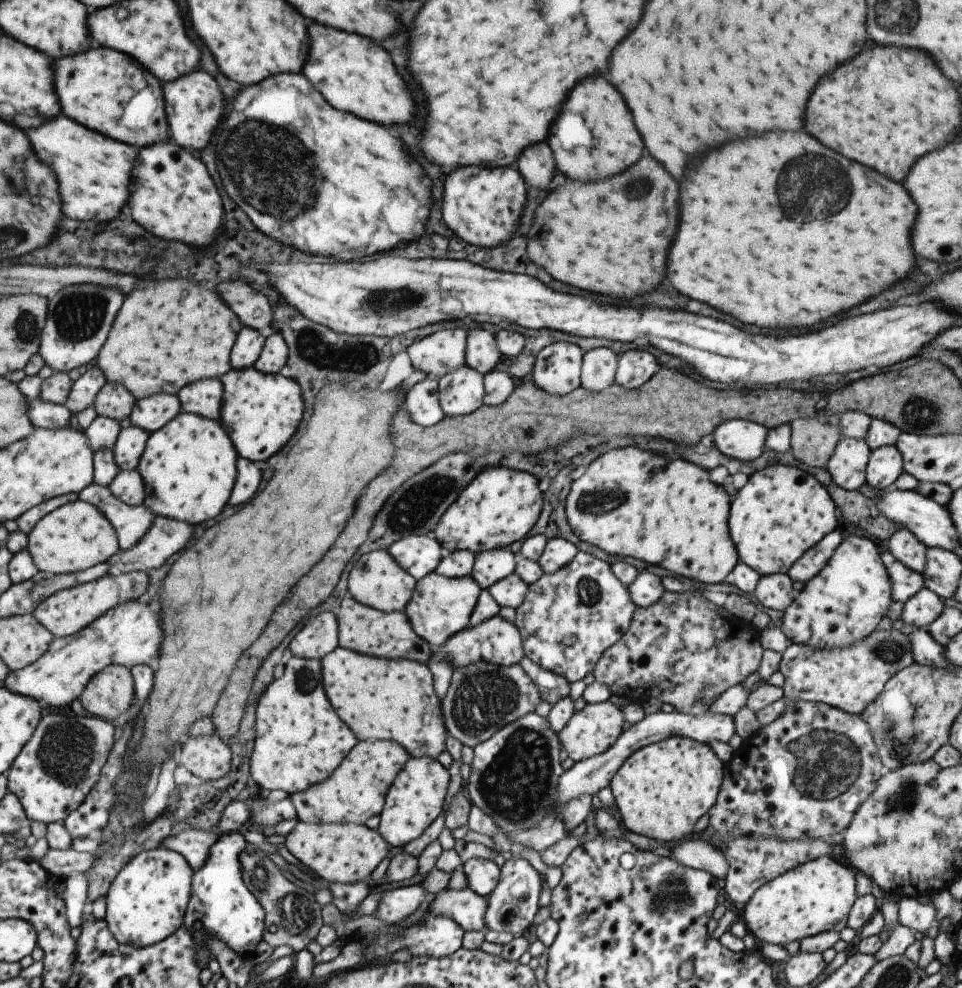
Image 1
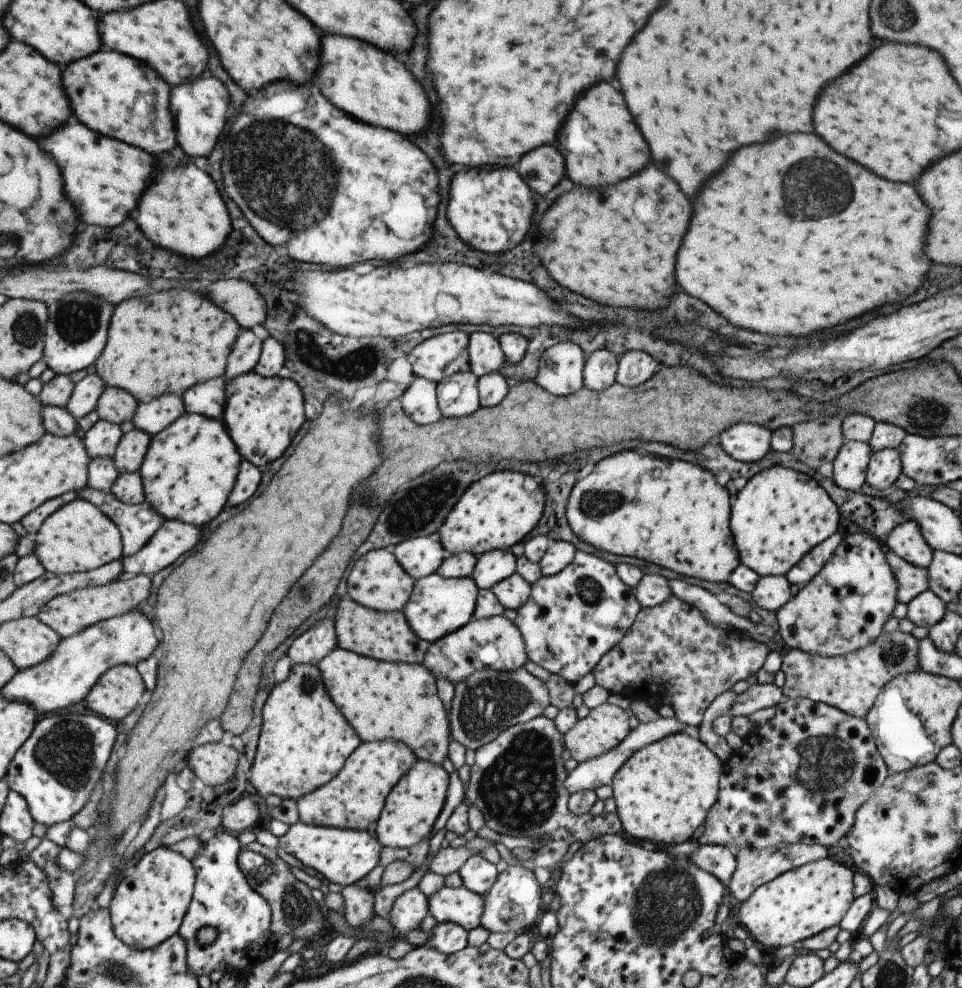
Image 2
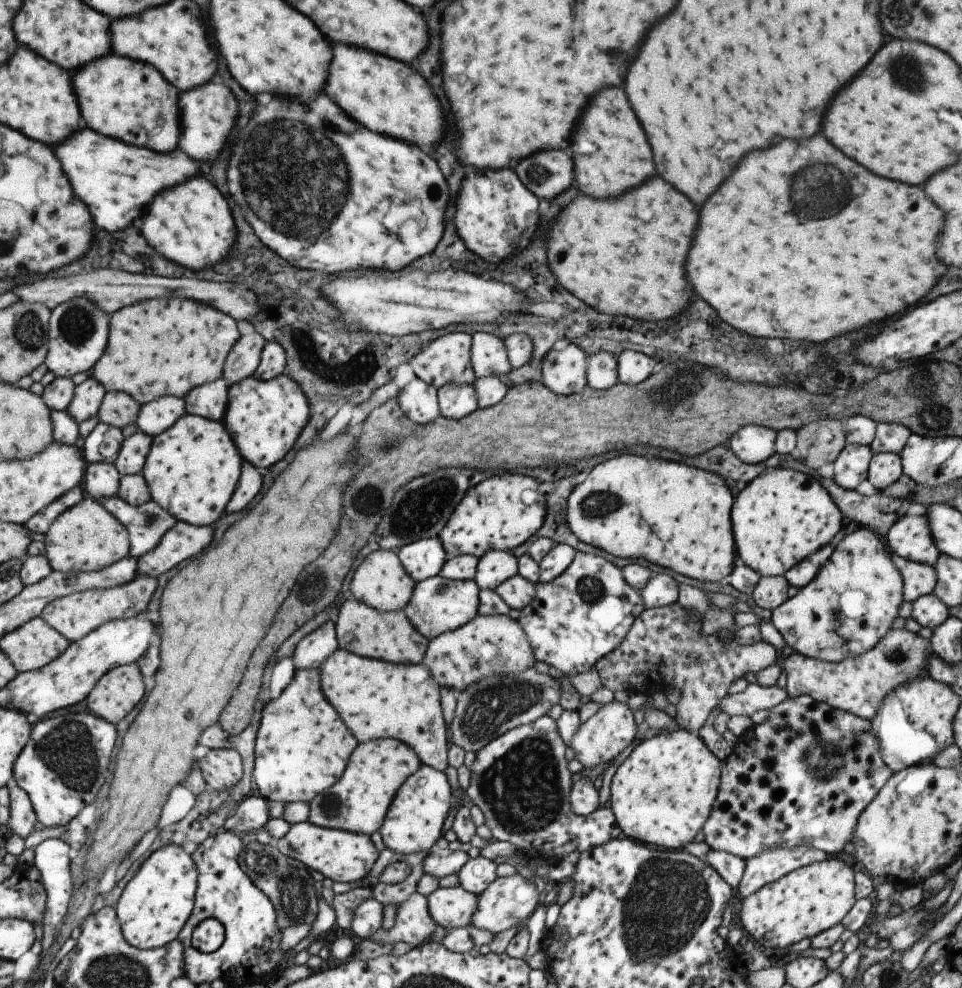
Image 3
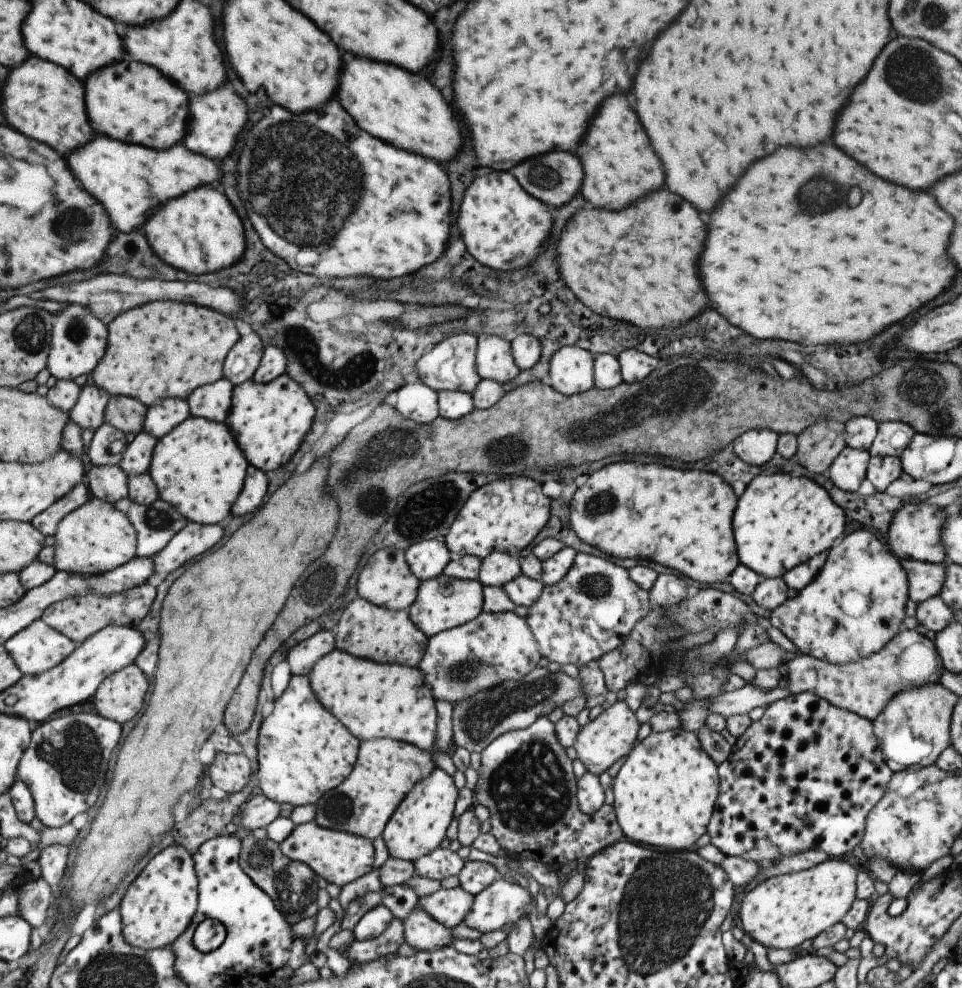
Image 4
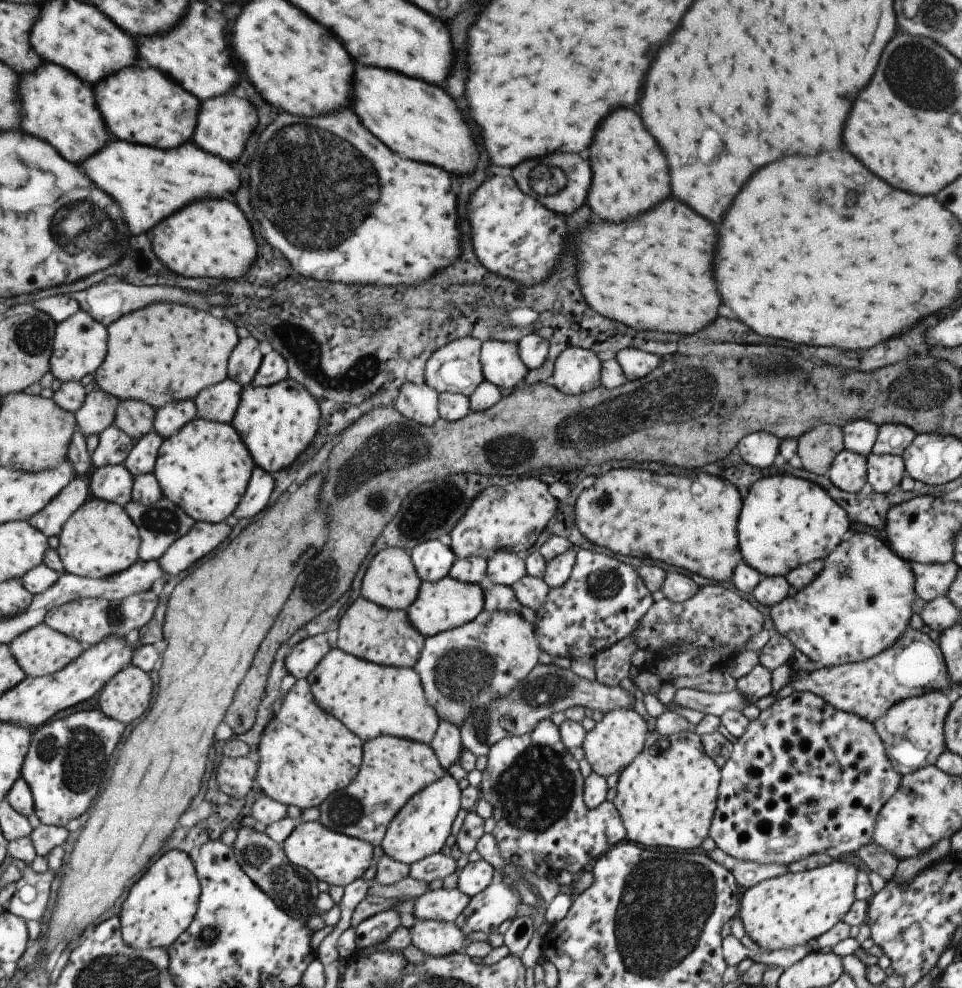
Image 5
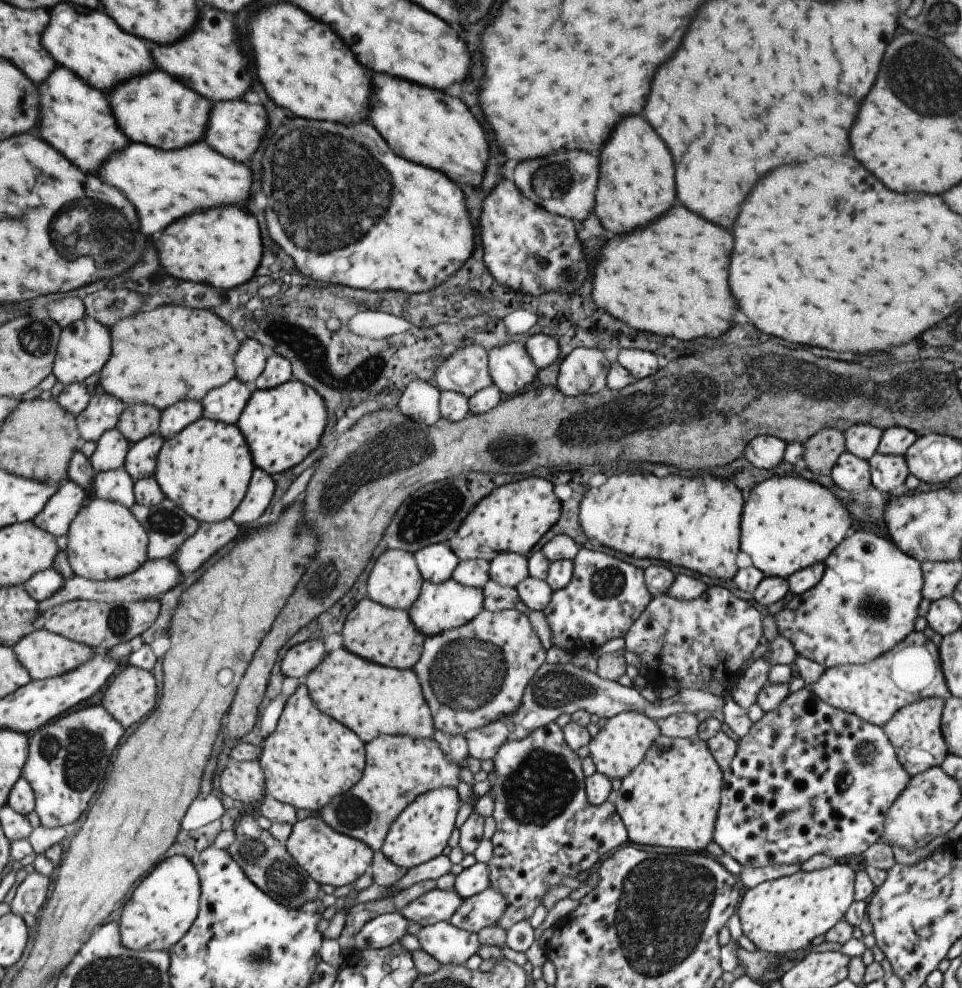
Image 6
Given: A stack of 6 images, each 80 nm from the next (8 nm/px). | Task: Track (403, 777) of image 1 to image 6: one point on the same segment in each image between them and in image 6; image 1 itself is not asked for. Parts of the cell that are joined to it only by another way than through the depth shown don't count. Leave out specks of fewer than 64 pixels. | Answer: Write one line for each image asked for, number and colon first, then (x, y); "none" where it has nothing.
2: (410, 809)
3: (413, 822)
4: (416, 827)
5: (420, 828)
6: (421, 831)

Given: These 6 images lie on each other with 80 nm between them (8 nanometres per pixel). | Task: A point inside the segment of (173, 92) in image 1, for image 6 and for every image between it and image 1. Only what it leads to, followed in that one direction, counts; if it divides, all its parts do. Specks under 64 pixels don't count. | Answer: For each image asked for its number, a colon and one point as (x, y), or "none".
2: (198, 109)
3: (209, 112)
4: (215, 118)
5: (224, 124)
6: (235, 129)

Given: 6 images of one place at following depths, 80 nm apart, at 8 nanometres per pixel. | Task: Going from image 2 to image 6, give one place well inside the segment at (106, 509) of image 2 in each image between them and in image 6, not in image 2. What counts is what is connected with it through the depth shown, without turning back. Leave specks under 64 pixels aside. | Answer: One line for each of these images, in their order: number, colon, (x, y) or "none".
3: (145, 523)
4: (155, 523)
5: (159, 524)
6: (167, 526)

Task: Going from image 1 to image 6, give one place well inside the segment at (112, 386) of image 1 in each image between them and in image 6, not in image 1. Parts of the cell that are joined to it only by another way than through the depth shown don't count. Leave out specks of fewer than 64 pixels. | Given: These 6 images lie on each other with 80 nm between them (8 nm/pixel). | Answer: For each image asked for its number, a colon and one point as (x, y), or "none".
2: (114, 405)
3: (118, 409)
4: (126, 414)
5: (135, 418)
6: (136, 421)

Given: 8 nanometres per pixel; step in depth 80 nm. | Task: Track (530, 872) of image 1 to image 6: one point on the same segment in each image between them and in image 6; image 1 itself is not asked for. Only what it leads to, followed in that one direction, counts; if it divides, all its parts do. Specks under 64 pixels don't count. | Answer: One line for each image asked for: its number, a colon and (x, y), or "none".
2: (512, 903)
3: (508, 901)
4: (499, 902)
5: (487, 909)
6: (482, 909)

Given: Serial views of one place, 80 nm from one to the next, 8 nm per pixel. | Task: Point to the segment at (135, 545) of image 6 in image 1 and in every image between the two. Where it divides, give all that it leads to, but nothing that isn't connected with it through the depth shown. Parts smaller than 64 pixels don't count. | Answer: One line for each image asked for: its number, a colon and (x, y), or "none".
1: (75, 536)
2: (78, 537)
3: (86, 537)
4: (94, 538)
5: (98, 539)

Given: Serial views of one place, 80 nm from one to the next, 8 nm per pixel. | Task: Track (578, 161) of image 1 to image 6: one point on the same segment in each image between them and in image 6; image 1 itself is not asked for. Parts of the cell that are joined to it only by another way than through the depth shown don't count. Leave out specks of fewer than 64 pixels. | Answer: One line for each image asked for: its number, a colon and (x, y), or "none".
2: (608, 149)
3: (610, 153)
4: (619, 167)
5: (629, 172)
6: (635, 186)

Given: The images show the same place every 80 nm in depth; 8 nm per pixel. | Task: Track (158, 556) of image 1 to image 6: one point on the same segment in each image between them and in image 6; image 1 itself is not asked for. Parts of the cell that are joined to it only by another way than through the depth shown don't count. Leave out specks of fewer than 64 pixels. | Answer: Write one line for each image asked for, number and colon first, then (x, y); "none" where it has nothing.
2: (173, 538)
3: (181, 541)
4: (193, 539)
5: (201, 538)
6: (209, 537)

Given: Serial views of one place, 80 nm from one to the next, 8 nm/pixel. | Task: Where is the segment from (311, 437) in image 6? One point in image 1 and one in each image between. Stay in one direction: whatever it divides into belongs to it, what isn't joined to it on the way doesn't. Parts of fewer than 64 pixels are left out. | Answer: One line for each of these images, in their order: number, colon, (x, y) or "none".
1: (259, 412)
2: (261, 414)
3: (264, 418)
4: (268, 421)
5: (276, 423)

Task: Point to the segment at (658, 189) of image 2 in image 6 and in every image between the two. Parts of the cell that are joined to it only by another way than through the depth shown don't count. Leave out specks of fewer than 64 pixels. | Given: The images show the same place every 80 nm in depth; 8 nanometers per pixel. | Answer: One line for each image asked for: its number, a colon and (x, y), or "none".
3: (627, 259)
4: (639, 265)
5: (655, 273)
6: (670, 278)

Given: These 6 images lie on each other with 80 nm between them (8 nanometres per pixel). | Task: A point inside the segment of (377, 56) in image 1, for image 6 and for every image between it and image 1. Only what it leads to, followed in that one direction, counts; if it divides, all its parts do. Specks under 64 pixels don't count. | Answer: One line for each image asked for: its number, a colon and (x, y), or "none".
2: (370, 85)
3: (387, 98)
4: (401, 108)
5: (419, 121)
6: (430, 128)

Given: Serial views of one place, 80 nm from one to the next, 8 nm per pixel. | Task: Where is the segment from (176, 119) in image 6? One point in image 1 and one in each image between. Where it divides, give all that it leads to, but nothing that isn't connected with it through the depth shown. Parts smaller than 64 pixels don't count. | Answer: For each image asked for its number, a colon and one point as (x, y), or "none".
1: (104, 90)
2: (112, 94)
3: (120, 98)
4: (132, 102)
5: (142, 106)

